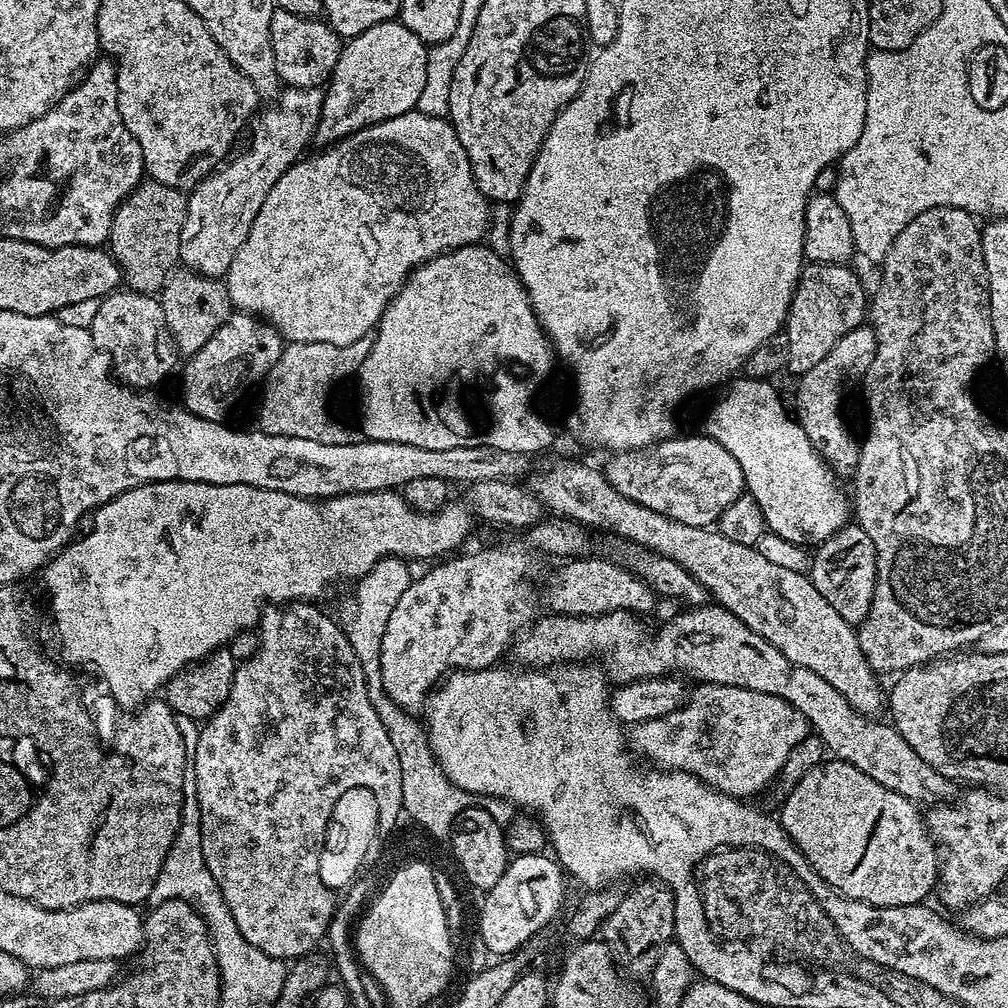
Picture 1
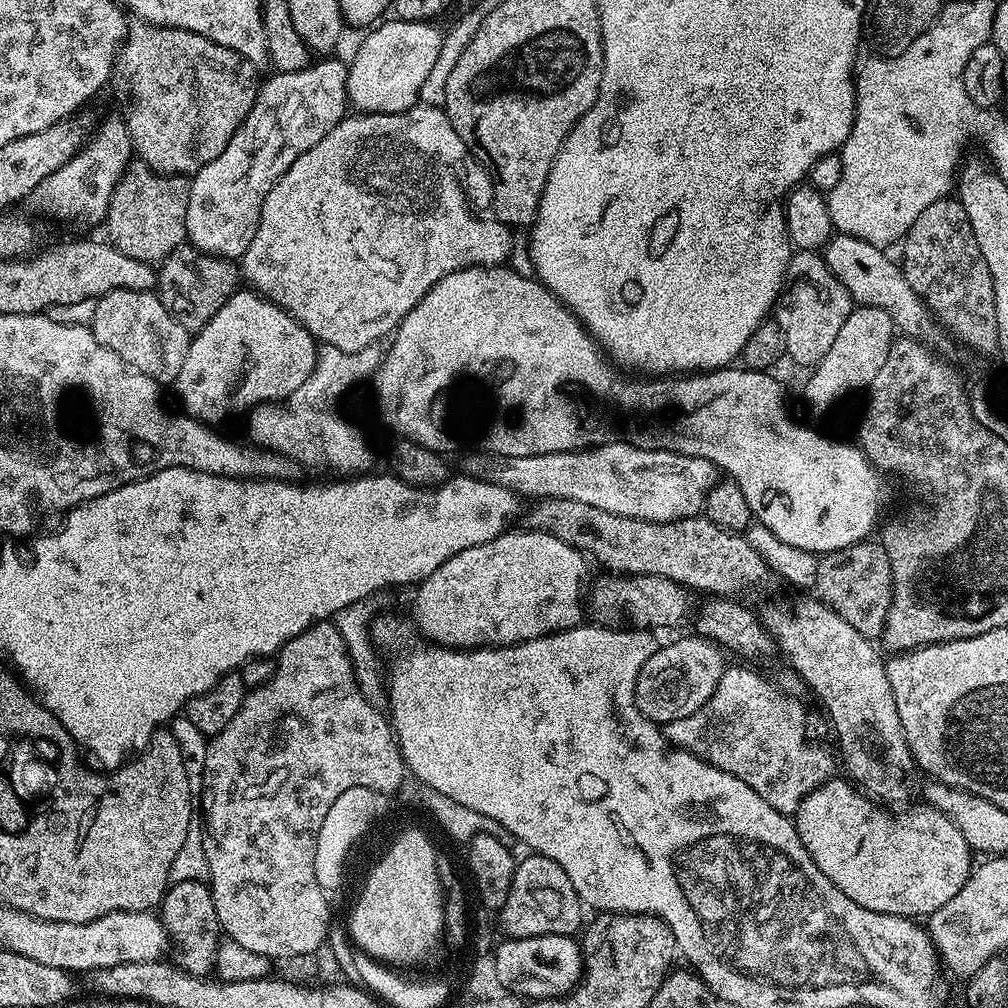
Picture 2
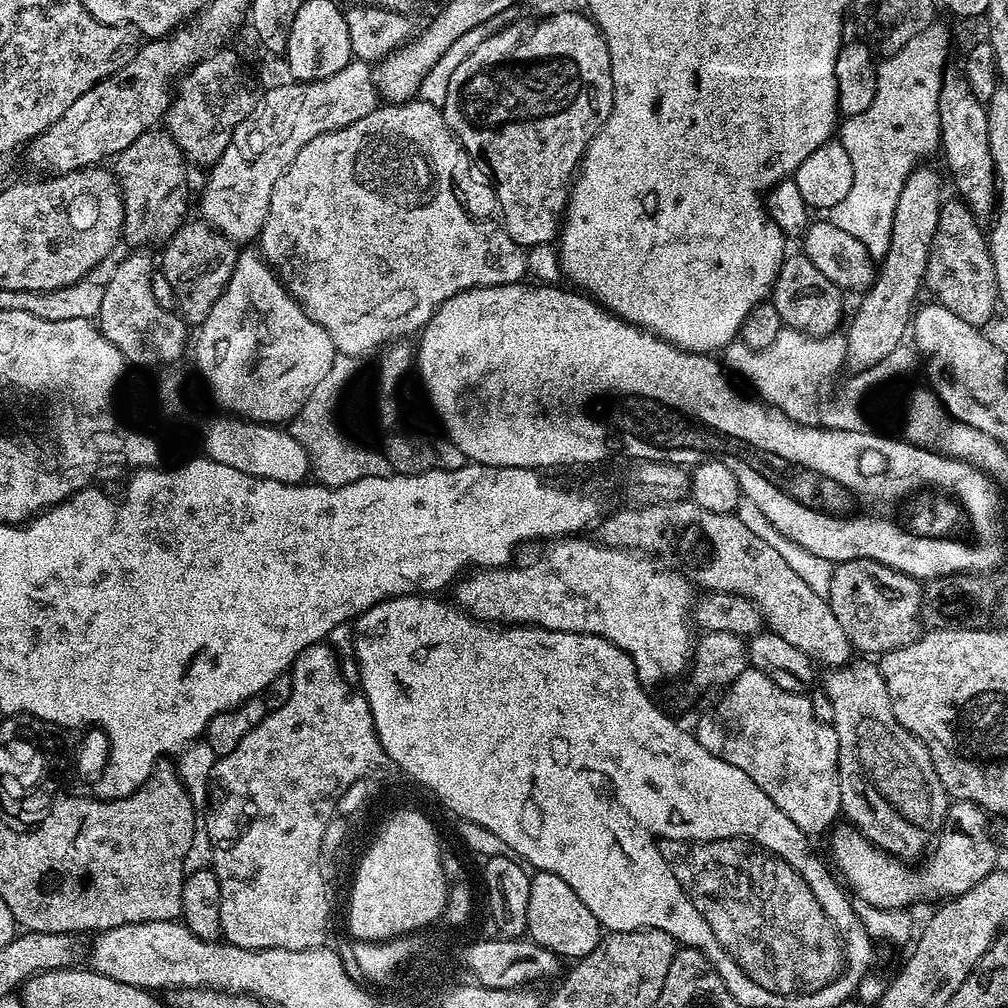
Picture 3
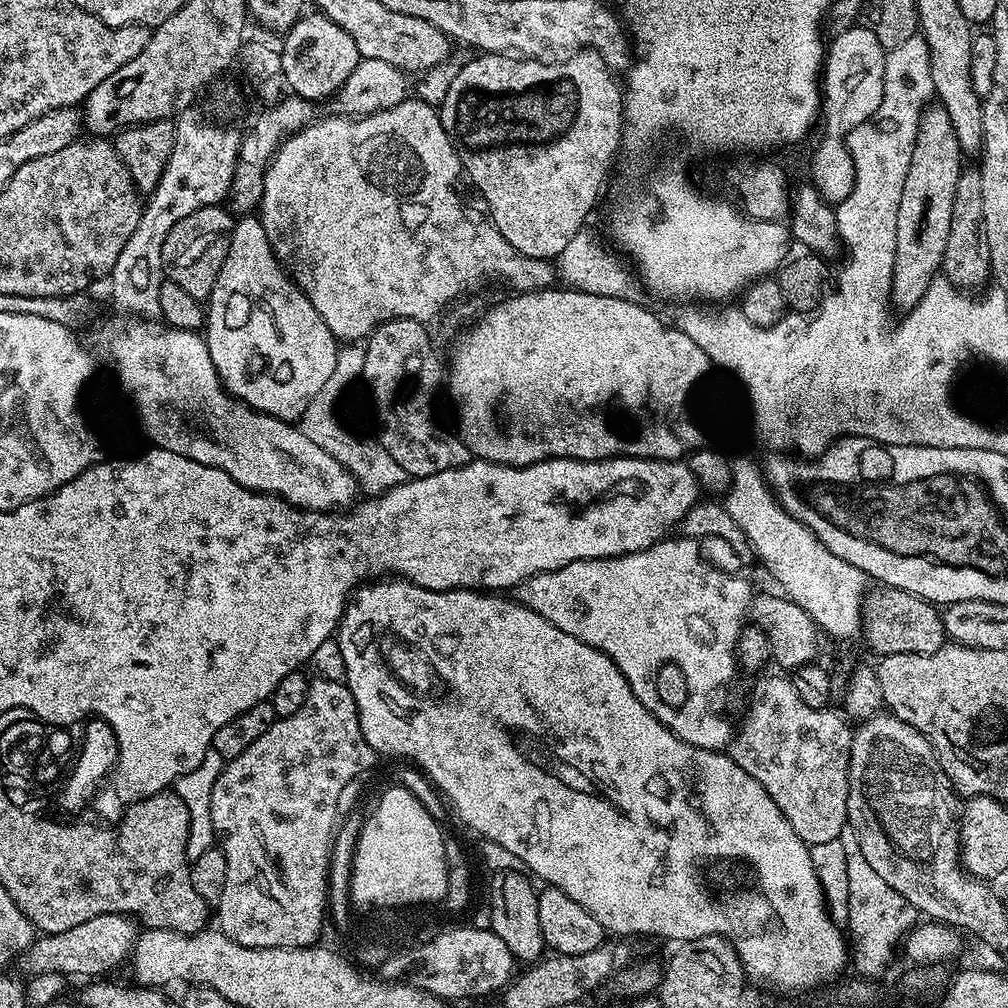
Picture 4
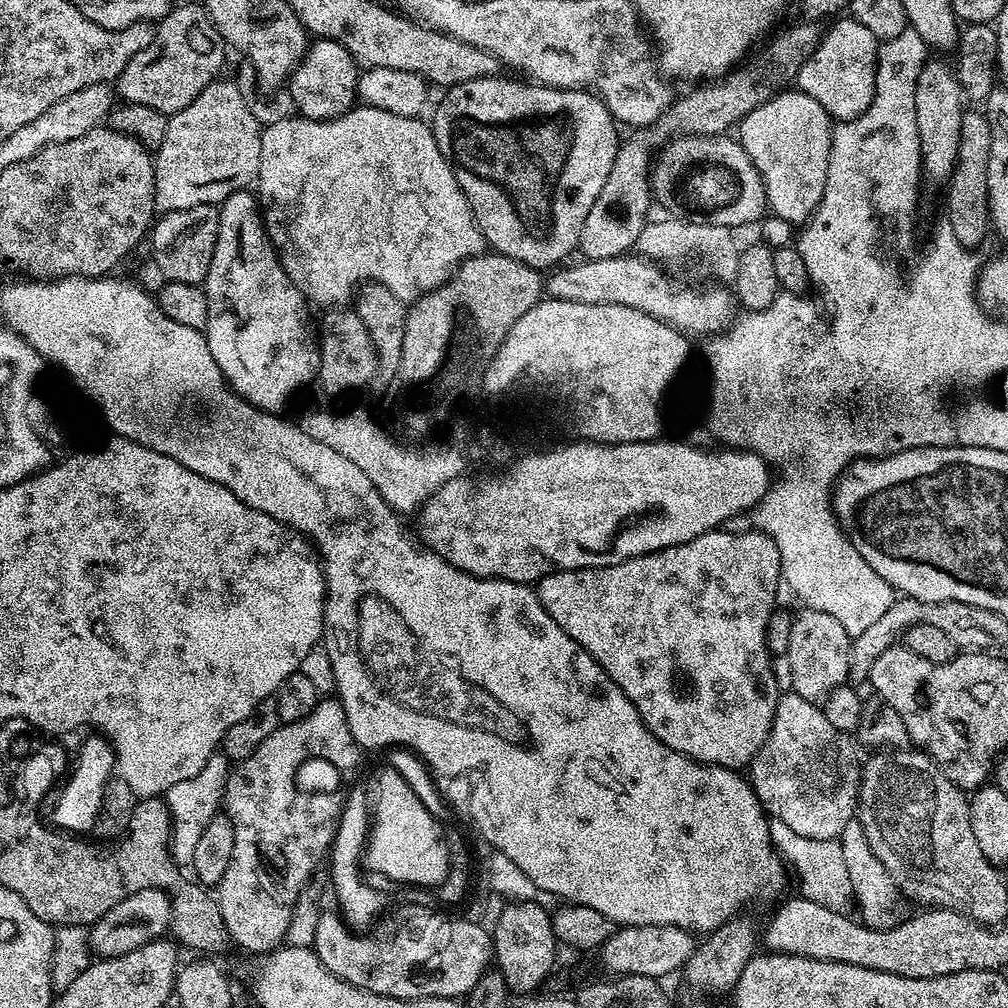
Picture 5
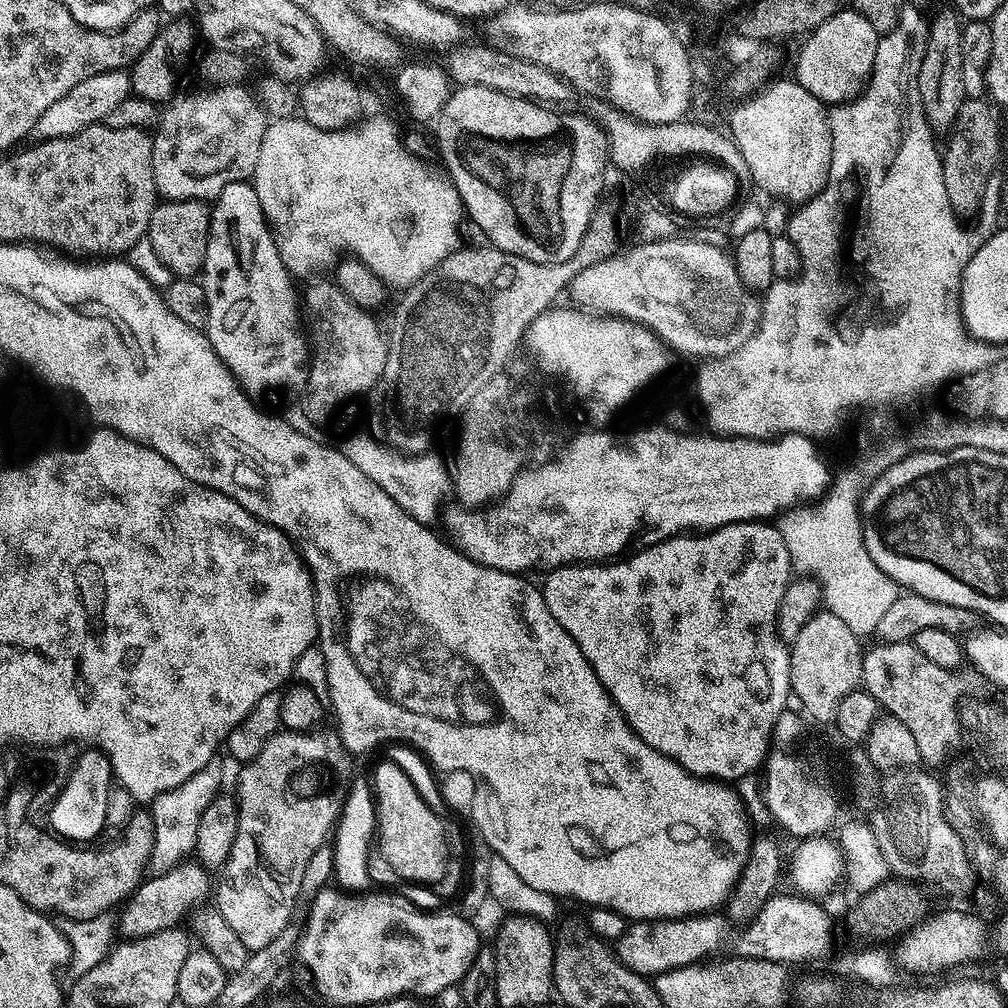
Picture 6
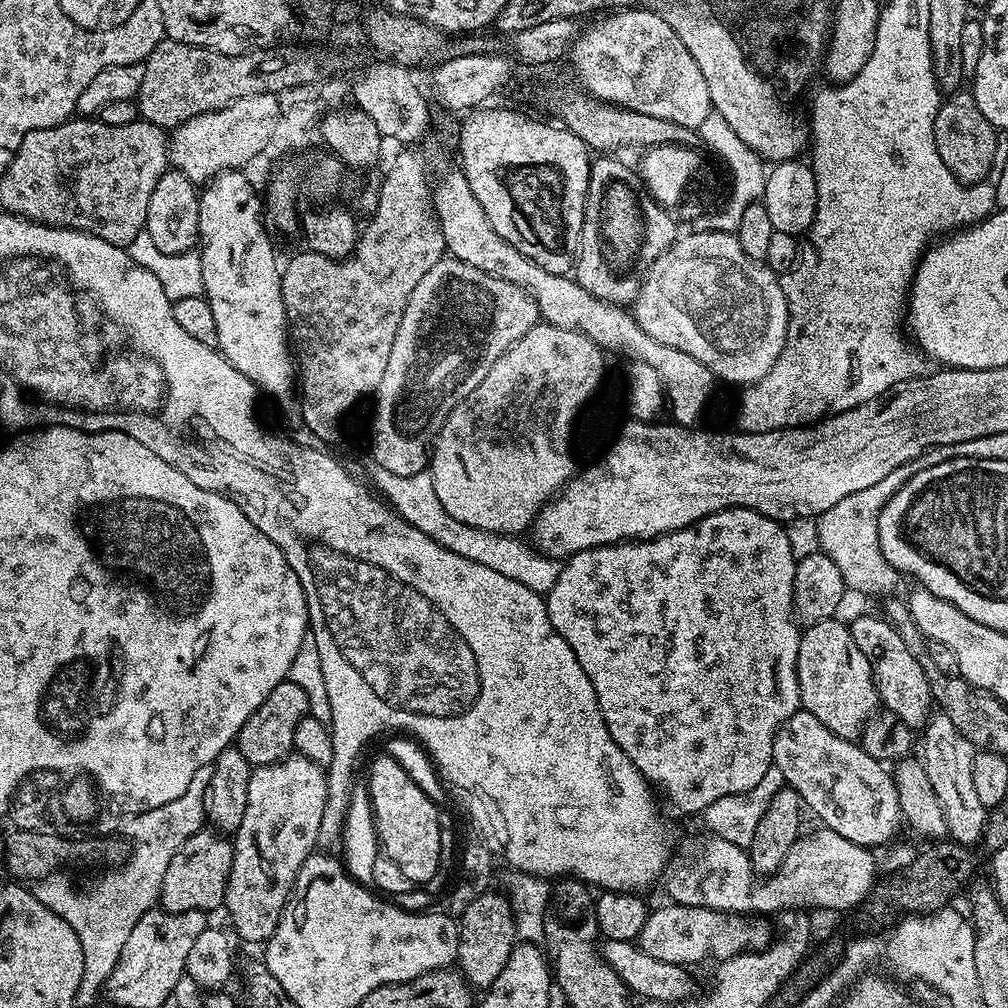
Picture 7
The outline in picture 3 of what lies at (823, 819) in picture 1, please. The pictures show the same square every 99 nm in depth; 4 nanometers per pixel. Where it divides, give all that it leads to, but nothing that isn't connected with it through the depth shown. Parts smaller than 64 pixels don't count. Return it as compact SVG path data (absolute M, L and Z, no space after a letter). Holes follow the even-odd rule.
M955 801L944 818L942 831L930 855L923 861L925 864L921 868L912 868L916 866L876 848L857 828L844 822L833 827L830 832L831 863L834 868L836 863L835 871L842 877L843 883L853 893L856 891L855 895L859 899L872 906L908 910L912 908L911 904L916 904L919 900L940 902L945 898L955 898L978 886L978 882L982 882L986 874L997 871L998 844L993 837L992 840L988 837L988 820L990 821L989 813L974 802Z

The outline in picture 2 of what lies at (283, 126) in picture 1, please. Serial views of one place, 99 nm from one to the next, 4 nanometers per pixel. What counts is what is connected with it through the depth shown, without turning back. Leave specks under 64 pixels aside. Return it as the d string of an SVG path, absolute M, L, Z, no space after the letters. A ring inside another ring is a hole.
M324 58L321 64L316 62L309 63L308 67L298 70L297 72L276 72L272 74L269 80L265 79L260 85L259 92L256 93L256 101L250 110L250 114L242 122L242 126L230 138L230 142L226 146L226 150L222 150L222 154L218 154L218 158L214 158L214 162L206 162L206 166L202 166L202 170L198 170L190 180L190 206L186 206L186 230L188 231L186 240L193 248L202 250L211 256L221 256L227 260L236 262L246 254L246 250L250 246L250 242L254 242L254 234L258 230L258 222L262 214L262 202L266 202L266 194L270 194L270 190L278 182L278 178L282 174L286 174L286 170L290 170L290 166L303 152L310 150L310 146L314 146L314 142L322 142L322 138L326 138L326 134L330 134L330 130L334 130L334 126L338 126L340 121L344 119L349 111L348 91L346 90L346 81L348 80L348 64L345 61L332 60L336 58Z

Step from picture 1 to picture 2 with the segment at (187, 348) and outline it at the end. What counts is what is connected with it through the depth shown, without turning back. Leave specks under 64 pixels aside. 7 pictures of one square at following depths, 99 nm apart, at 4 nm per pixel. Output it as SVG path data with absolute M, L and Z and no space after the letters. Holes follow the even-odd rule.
M185 242L173 250L159 265L158 295L166 310L189 334L195 334L222 310L222 306L238 291L242 272L233 261L211 256Z

